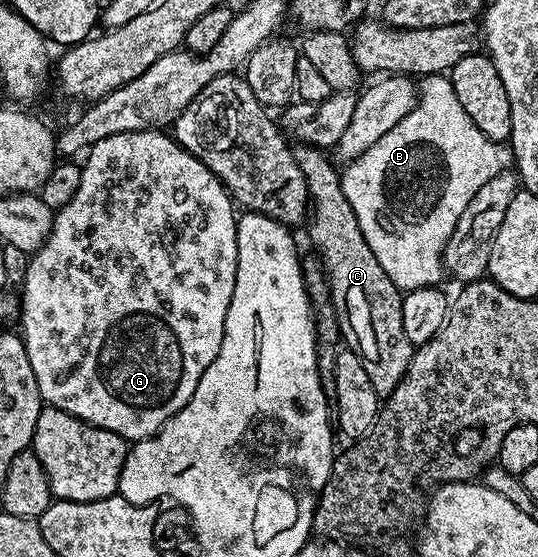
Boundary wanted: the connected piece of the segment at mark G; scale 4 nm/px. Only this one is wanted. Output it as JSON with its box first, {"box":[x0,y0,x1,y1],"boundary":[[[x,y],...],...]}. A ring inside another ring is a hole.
{"box":[18,129,238,443],"boundary":[[[143,129],[142,131],[119,133],[118,135],[110,135],[98,143],[94,143],[91,149],[87,150],[85,157],[88,158],[82,161],[82,183],[78,183],[78,191],[74,191],[74,199],[70,199],[70,203],[66,203],[66,207],[55,210],[52,219],[52,230],[48,232],[48,237],[43,245],[29,256],[24,284],[22,286],[22,292],[24,294],[21,292],[18,297],[18,322],[20,321],[18,332],[24,338],[26,355],[30,355],[30,367],[34,371],[34,379],[38,383],[41,402],[44,405],[58,407],[62,411],[66,411],[86,423],[102,427],[106,431],[114,431],[118,435],[122,435],[124,440],[129,443],[143,441],[146,437],[153,437],[188,402],[190,395],[194,395],[194,387],[198,387],[198,379],[202,379],[202,375],[210,367],[210,363],[214,363],[214,359],[222,347],[222,335],[226,327],[226,311],[230,311],[230,299],[234,295],[234,283],[236,282],[236,264],[238,263],[236,223],[238,213],[234,208],[232,198],[228,196],[228,189],[216,178],[214,171],[210,171],[210,167],[206,167],[204,161],[200,161],[190,151],[186,151],[177,143],[175,136],[168,134],[167,137],[166,134],[167,132],[159,129]]]}

